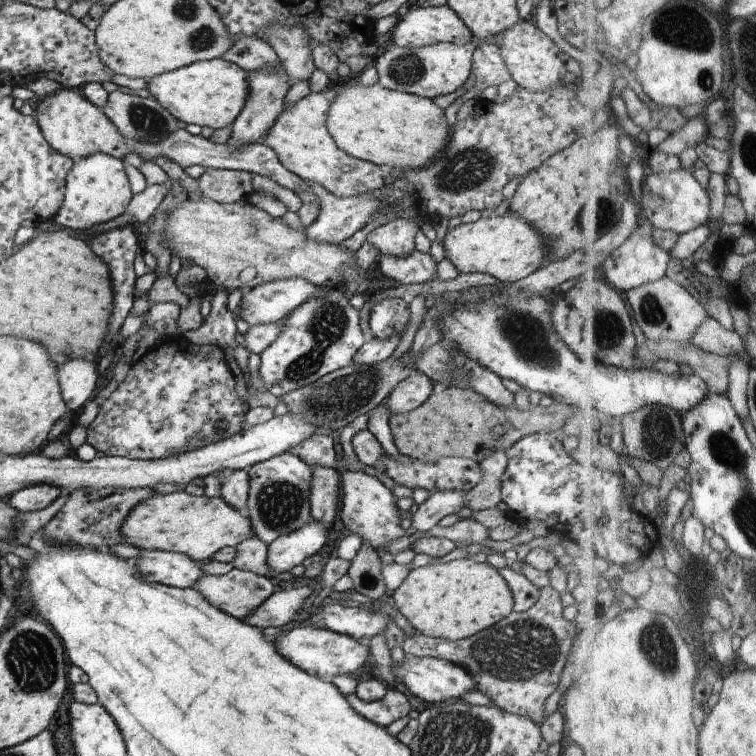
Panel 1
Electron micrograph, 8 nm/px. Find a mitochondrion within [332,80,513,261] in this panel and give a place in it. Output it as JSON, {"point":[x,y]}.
{"point":[462,170]}

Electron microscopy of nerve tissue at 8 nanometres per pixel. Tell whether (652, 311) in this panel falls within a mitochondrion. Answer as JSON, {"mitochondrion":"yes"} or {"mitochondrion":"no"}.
{"mitochondrion":"yes"}

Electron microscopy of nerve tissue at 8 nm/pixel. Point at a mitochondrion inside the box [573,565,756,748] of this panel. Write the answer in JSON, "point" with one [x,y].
{"point":[657,643]}

